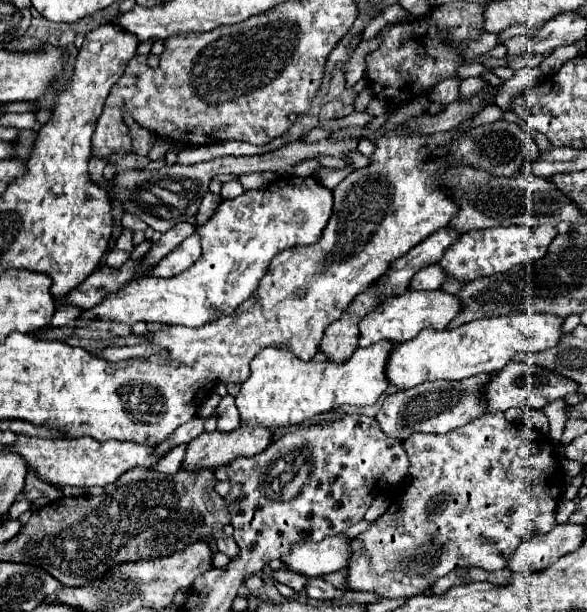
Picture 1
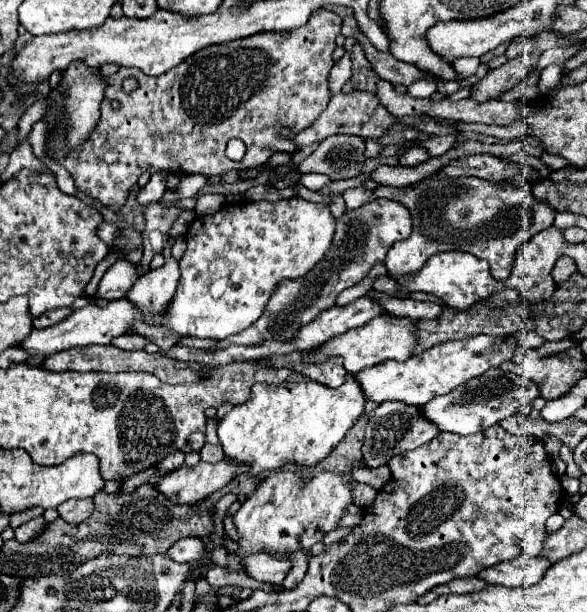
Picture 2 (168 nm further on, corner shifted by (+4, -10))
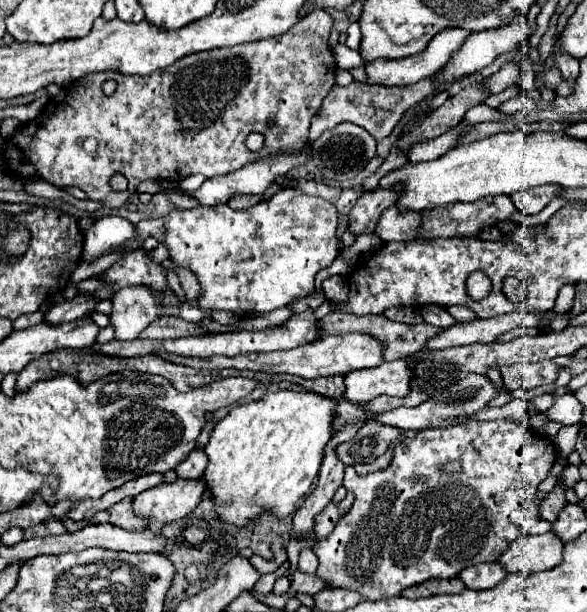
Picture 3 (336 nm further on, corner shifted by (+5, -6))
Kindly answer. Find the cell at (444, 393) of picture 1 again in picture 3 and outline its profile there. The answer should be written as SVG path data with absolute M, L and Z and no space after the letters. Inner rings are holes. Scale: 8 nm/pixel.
M376 421L366 423L360 427L356 437L352 441L340 443L336 447L336 455L344 465L356 465L356 463L372 463L378 459L402 431L396 427L380 425Z

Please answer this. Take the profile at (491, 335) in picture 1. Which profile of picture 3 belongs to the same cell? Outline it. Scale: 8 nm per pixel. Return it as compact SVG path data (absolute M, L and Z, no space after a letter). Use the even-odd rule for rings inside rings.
M396 359L390 363L382 363L374 369L360 369L344 375L346 393L344 399L352 403L366 405L370 399L378 395L404 397L410 389L412 365L408 359Z

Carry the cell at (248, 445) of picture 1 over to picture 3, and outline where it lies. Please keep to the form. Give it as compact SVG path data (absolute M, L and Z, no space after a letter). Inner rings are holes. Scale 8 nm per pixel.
M176 479L174 483L162 483L134 497L134 515L148 519L148 525L166 525L190 515L202 501L202 495L202 479Z

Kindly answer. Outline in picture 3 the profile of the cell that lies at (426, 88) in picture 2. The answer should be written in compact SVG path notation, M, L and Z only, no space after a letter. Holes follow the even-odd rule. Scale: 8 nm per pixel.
M444 29L440 31L430 43L428 47L412 57L406 59L396 59L396 61L384 61L384 59L376 59L366 67L366 83L380 83L380 85L410 85L416 83L420 79L428 79L432 77L436 71L440 71L444 67L444 63L448 61L450 53L456 51L460 47L460 43L468 37L470 33L466 29Z

